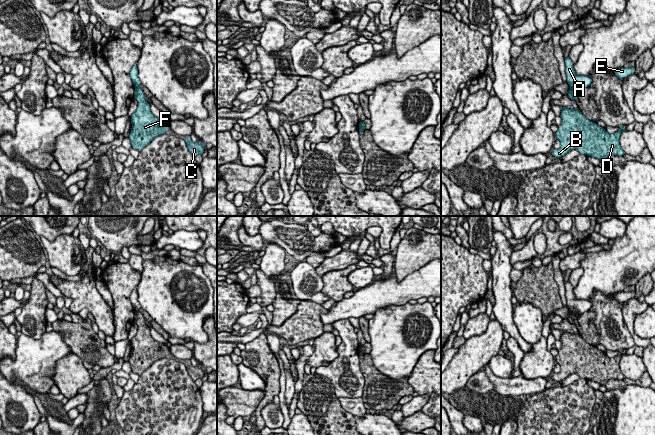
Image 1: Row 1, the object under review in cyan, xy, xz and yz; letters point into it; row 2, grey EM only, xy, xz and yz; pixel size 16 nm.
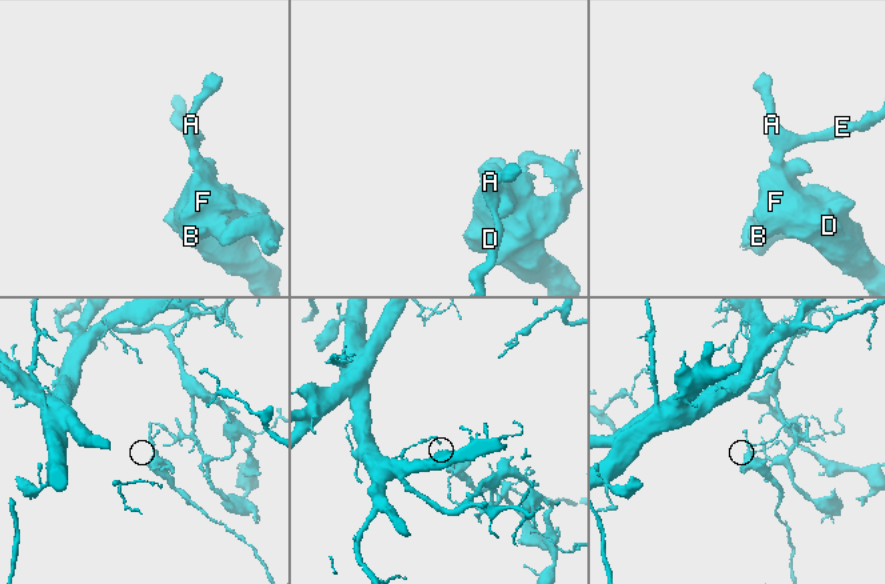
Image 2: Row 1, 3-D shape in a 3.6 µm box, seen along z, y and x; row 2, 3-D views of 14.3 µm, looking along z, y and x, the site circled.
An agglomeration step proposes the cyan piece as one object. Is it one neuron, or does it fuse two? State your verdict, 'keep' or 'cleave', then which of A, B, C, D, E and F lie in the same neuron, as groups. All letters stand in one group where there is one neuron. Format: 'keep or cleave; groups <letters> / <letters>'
cleave; groups A E / B C D F

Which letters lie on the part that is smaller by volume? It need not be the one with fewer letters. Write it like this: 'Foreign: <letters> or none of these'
Foreign: B, C, D, F

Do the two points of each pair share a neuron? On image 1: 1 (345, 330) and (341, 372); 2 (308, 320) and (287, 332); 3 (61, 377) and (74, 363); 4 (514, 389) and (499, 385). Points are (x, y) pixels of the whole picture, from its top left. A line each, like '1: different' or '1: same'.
1: same
2: same
3: same
4: same

